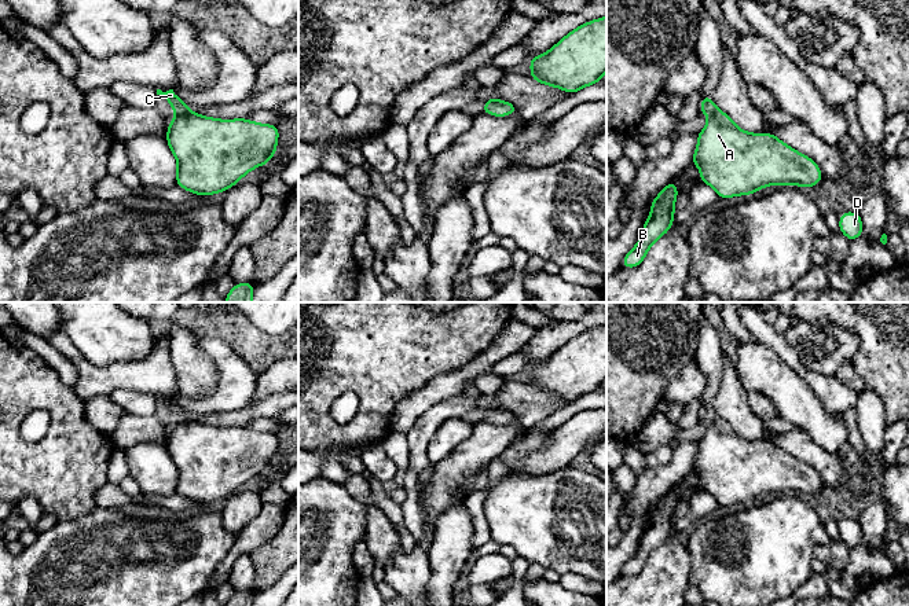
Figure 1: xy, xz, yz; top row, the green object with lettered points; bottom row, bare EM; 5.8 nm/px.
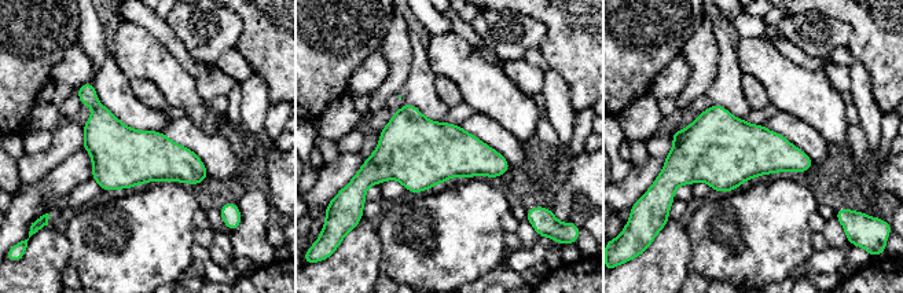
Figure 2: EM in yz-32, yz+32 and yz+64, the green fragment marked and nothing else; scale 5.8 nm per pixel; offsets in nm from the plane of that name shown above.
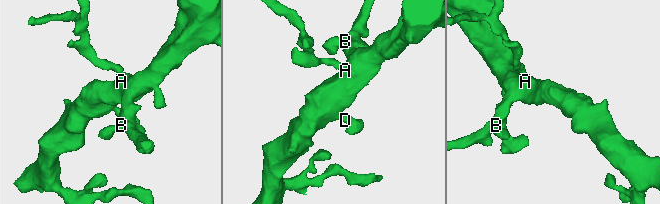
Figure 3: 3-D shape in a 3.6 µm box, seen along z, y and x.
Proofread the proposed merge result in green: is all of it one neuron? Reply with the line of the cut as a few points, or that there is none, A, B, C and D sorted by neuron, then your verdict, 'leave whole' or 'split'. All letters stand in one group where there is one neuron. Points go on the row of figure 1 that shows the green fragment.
xy (187, 110), (176, 114) | A B D / C | split

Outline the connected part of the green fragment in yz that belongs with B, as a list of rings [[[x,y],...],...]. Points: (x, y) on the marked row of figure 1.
[[[670,181],[652,201],[650,214],[642,227],[638,243],[622,260],[622,268],[637,268],[646,257],[650,246],[668,232],[674,224],[678,184]]]

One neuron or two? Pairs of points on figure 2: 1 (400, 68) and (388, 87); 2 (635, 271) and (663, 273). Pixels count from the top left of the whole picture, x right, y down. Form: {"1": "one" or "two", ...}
{"1": "one", "2": "one"}

